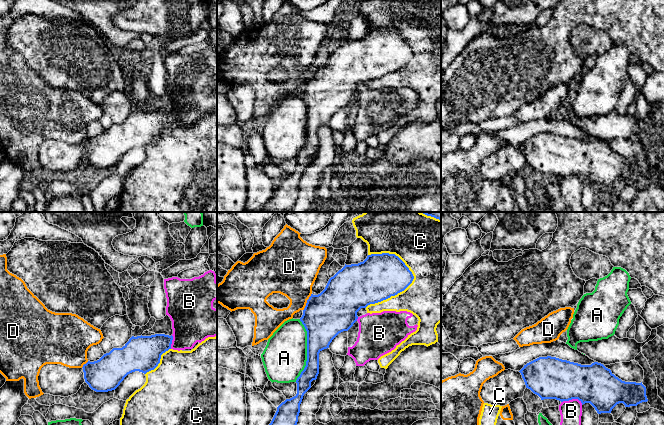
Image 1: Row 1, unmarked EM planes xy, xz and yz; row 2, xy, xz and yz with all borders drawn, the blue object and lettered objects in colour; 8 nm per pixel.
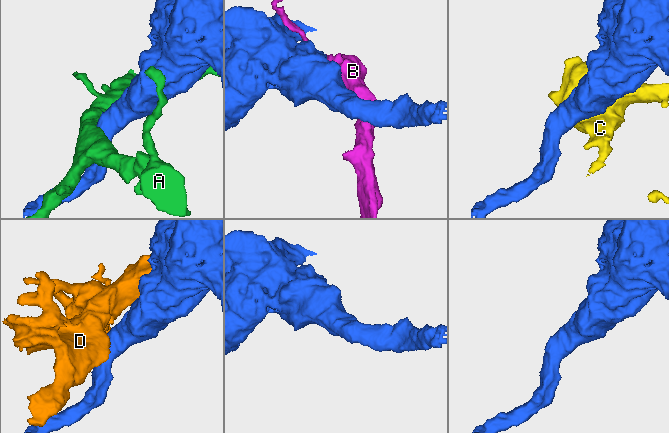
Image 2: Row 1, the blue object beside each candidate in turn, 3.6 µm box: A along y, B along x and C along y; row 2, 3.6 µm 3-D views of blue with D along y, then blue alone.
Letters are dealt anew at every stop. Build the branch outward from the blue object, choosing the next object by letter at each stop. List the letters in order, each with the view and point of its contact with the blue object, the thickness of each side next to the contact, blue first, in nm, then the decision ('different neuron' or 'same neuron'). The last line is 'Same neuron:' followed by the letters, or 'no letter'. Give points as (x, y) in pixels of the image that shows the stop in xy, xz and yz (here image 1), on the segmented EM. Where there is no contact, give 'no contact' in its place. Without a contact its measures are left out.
A: meets blue in xz at (307, 350); 280 nm thick on the blue side, 360 nm on the other; different neuron
B: meets blue in yz at (572, 398); 340 nm thick on the blue side, 180 nm on the other; different neuron
C: meets blue in xz at (402, 290); 360 nm thick on the blue side, 400 nm on the other; different neuron
D: meets blue in xz at (307, 302); 360 nm thick on the blue side, 360 nm on the other; different neuron
Same neuron: no letter

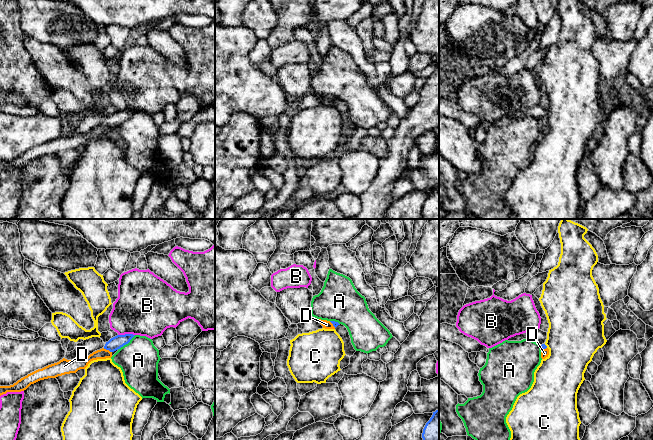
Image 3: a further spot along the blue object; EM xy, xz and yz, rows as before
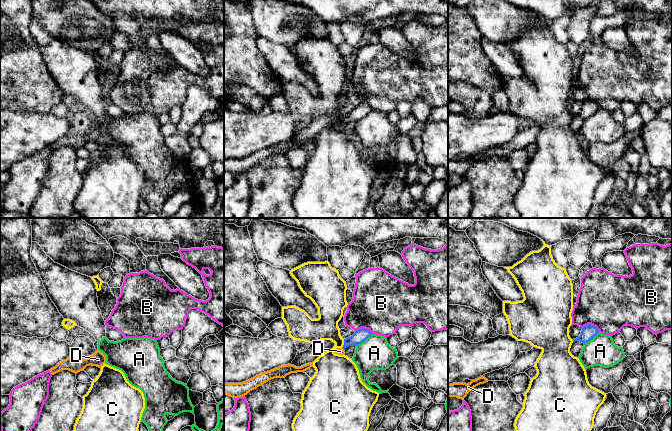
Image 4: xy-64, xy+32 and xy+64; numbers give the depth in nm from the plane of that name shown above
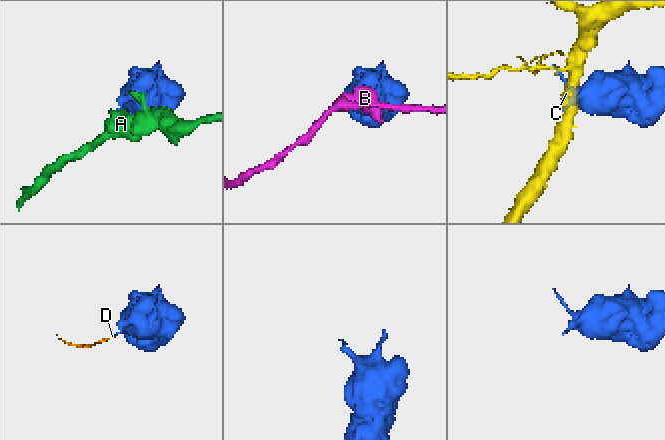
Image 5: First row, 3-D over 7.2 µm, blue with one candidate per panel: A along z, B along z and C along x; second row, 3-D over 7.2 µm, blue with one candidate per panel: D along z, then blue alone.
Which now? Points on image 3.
A: meets blue in xy at (126, 343); 110 nm thick on the blue side, 320 nm on the other; different neuron
B: meets blue in xy at (126, 334); 110 nm thick on the blue side, 440 nm on the other; different neuron
C: meets blue in yz at (546, 346); 50 nm thick on the blue side, 440 nm on the other; different neuron
D: meets blue in xy at (107, 349); 110 nm thick on the blue side, 100 nm on the other; same neuron
Same neuron: D

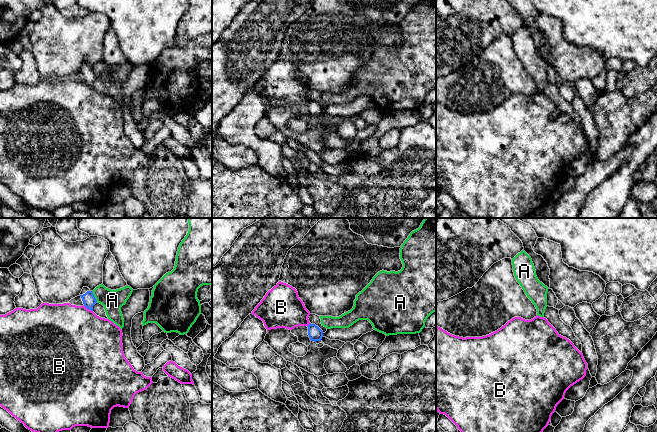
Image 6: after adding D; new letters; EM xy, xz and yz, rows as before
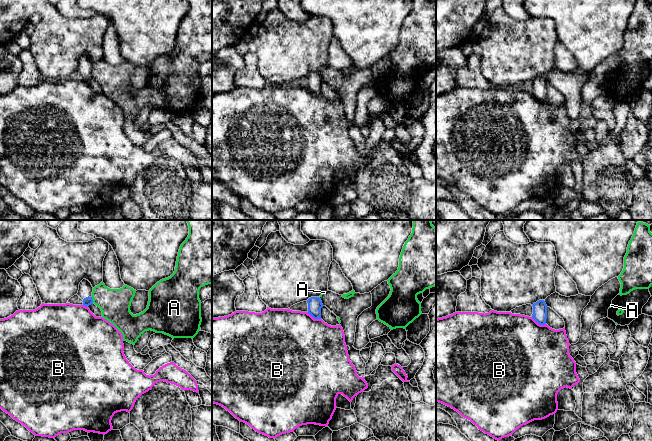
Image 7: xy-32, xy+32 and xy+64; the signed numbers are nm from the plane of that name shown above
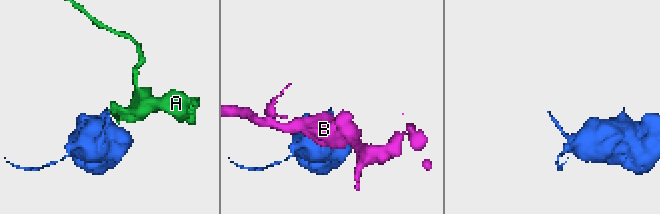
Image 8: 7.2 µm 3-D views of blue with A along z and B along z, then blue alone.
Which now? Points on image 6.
A: meets blue in xy at (94, 297); 100 nm thick on the blue side, 170 nm on the other; different neuron
B: meets blue in xy at (88, 308); 100 nm thick on the blue side, 480 nm on the other; different neuron
Same neuron: no letter

